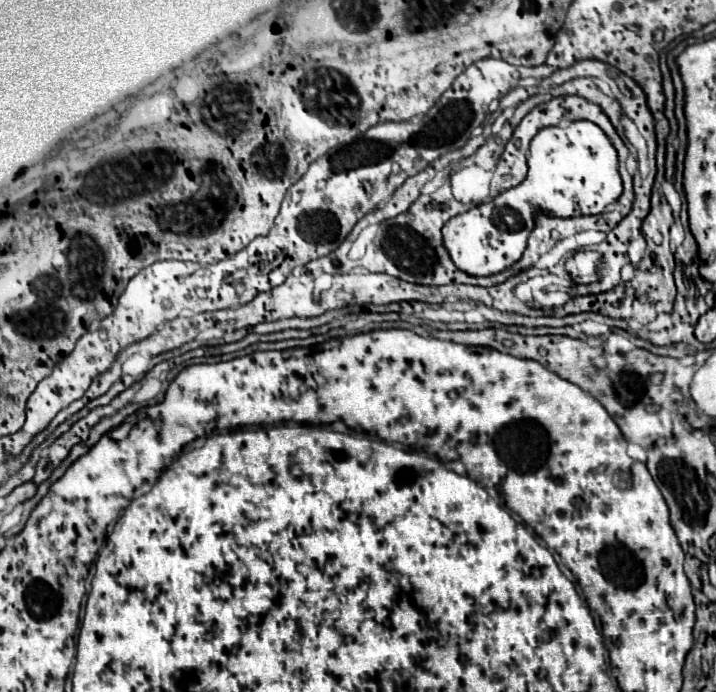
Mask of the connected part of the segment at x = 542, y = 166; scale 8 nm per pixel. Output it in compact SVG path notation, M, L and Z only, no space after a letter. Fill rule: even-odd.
M572 121L566 127L546 127L530 141L526 179L492 201L452 217L442 227L444 247L454 265L464 273L474 277L494 275L522 257L526 239L534 229L536 213L562 219L598 215L620 195L622 179L618 173L618 153L598 125L592 121Z

